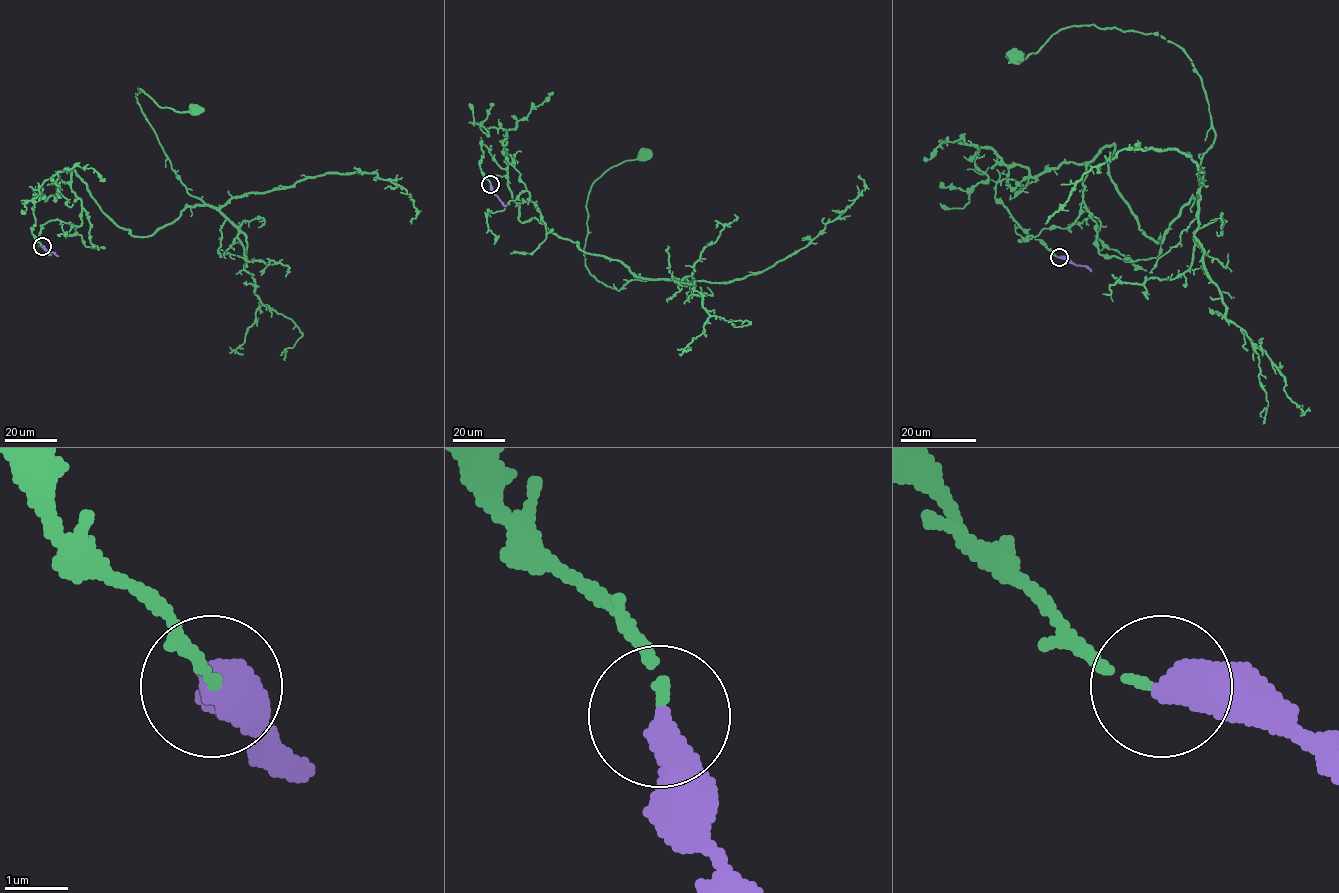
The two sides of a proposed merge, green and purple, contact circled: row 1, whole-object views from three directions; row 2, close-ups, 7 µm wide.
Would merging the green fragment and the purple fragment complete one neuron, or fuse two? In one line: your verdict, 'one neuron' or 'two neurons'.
one neuron

